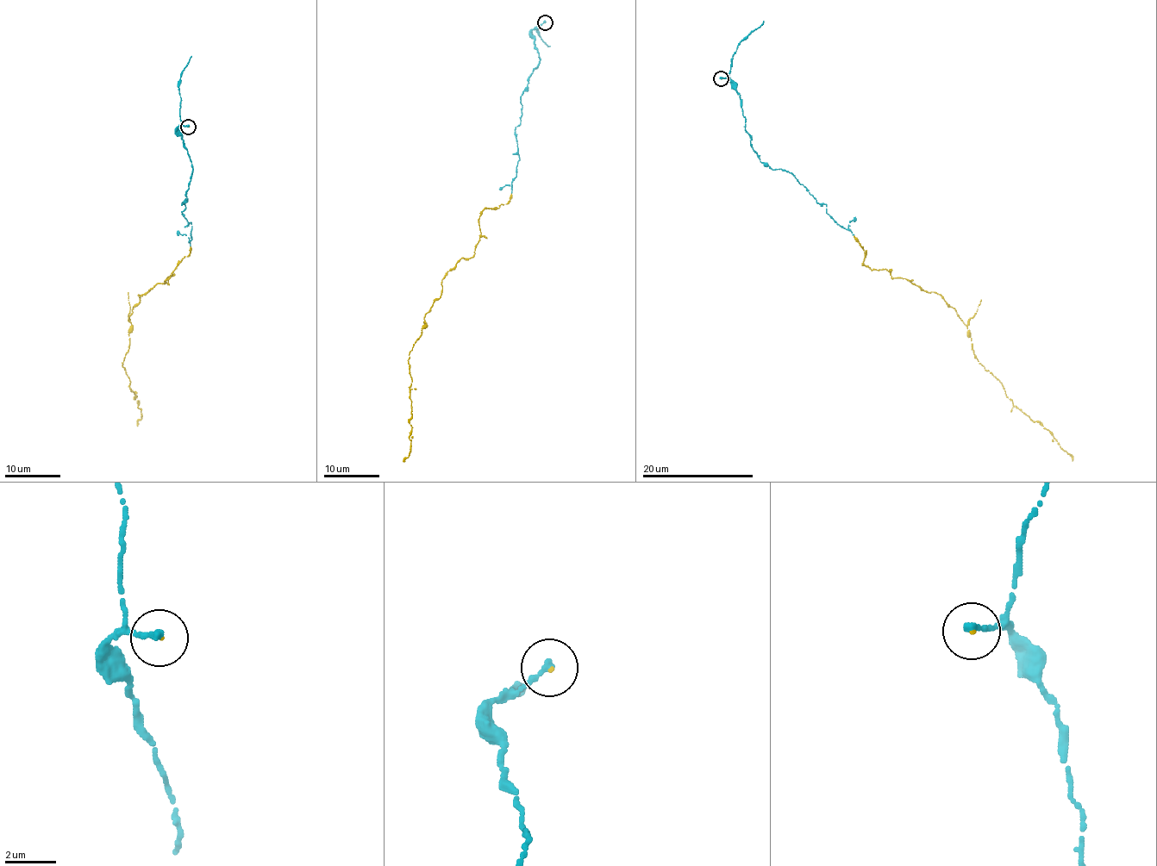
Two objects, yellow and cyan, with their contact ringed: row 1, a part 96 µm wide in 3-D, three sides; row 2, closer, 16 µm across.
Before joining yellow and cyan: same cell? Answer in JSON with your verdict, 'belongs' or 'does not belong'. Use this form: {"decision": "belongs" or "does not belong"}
{"decision": "belongs"}

